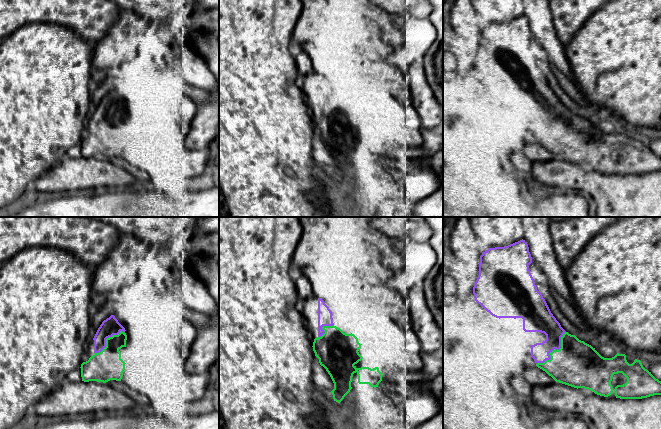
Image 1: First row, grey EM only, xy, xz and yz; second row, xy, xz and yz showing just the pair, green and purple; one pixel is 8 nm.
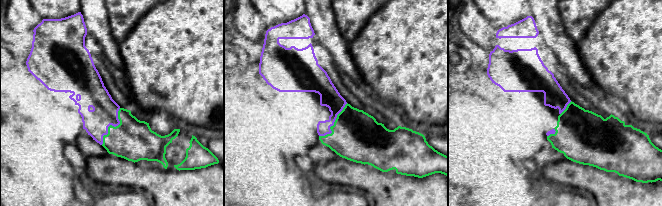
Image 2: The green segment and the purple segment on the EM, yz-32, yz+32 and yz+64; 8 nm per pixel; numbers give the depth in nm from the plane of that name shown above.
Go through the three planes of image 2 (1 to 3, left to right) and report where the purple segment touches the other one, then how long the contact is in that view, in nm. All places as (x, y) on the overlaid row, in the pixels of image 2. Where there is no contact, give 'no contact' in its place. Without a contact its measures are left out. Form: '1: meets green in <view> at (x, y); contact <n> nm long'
1: meets green in yz-32 at (112, 126); contact 340 nm long
2: meets green in yz+32 at (334, 124); contact 360 nm long
3: meets green in yz+64 at (566, 108); contact 140 nm long

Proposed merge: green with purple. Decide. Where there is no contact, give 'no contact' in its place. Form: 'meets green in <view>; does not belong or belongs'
meets green in yz; belongs

